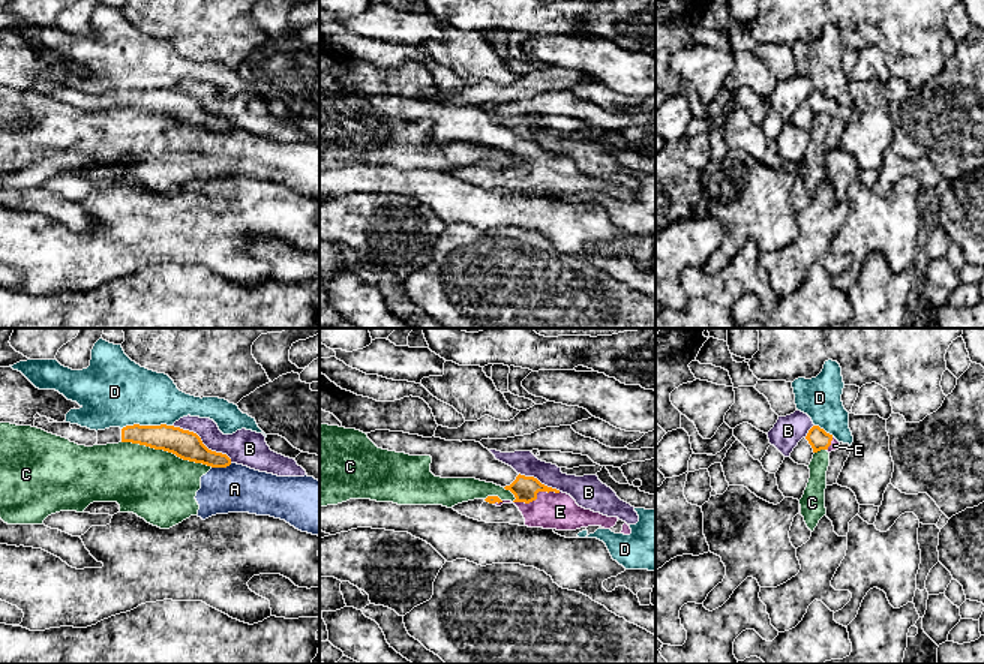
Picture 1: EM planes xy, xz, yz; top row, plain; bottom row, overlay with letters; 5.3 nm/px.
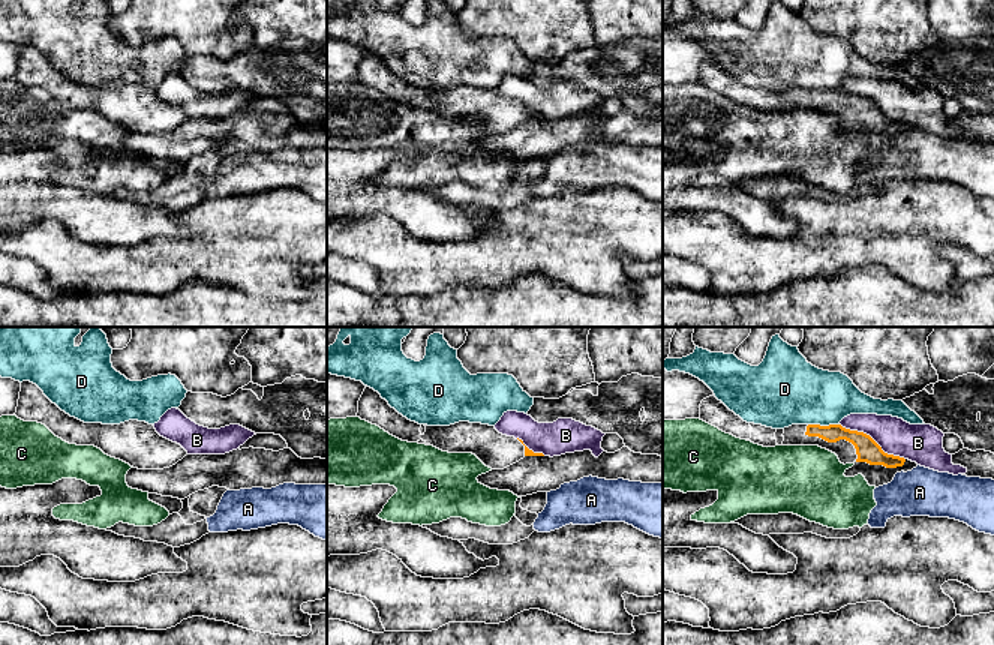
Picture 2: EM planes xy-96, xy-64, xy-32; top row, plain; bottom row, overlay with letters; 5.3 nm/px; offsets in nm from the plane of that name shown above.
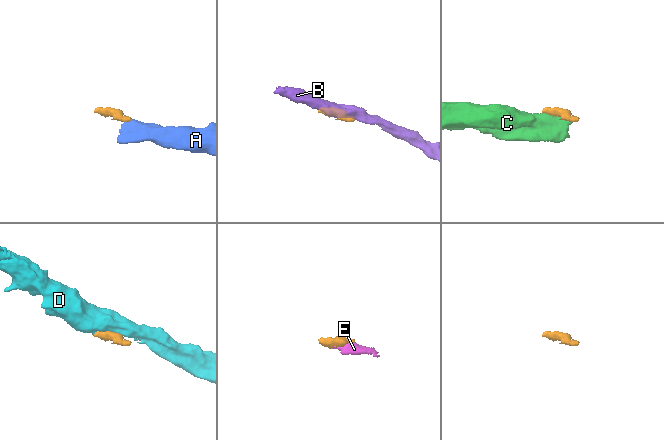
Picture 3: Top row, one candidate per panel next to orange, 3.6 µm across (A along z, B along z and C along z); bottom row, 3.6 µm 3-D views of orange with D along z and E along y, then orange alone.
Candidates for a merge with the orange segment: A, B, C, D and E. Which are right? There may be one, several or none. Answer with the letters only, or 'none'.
E

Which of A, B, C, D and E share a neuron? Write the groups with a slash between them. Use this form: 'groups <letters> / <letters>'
groups A C / B / D / E

